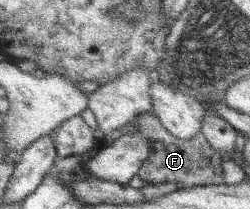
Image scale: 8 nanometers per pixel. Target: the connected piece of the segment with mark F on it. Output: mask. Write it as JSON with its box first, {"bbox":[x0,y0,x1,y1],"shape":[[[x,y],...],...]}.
{"bbox":[133,112,225,189],"shape":[[[152,112],[138,115],[133,123],[133,132],[144,135],[153,144],[150,145],[150,156],[143,162],[138,176],[150,184],[177,182],[179,189],[185,189],[200,185],[221,185],[225,184],[221,167],[222,157],[217,150],[206,140],[206,137],[199,132],[191,139],[179,139],[175,137],[159,121],[159,118]]]}

